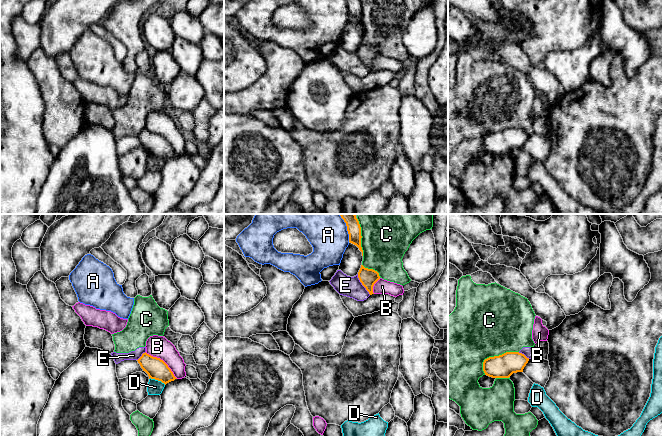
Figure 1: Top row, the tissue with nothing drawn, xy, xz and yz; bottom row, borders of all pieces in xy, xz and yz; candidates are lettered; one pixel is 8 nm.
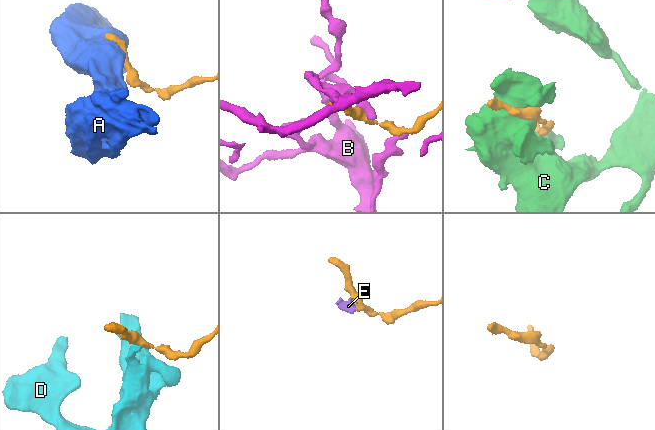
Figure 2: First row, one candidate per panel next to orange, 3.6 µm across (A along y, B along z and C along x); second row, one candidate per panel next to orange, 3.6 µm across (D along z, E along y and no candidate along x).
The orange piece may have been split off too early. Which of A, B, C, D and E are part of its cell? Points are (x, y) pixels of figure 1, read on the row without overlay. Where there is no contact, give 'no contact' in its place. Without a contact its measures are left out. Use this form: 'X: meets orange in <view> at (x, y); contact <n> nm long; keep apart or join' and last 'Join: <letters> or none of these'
A: meets orange in xz at (348, 9); contact 150 nm long; keep apart
B: meets orange in xy at (163, 137); contact 340 nm long; keep apart
C: meets orange in yz at (494, 132); contact 340 nm long; keep apart
D: meets orange in xy at (157, 155); contact 140 nm long; keep apart
E: meets orange in xz at (362, 60); contact 200 nm long; keep apart
Join: none of these

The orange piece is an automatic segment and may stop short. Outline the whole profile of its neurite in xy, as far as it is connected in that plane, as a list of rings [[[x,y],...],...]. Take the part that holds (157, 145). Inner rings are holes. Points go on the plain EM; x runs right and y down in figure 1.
[[[146,128],[137,136],[149,155],[161,157],[165,161],[177,155],[168,141],[160,134],[153,133]]]

